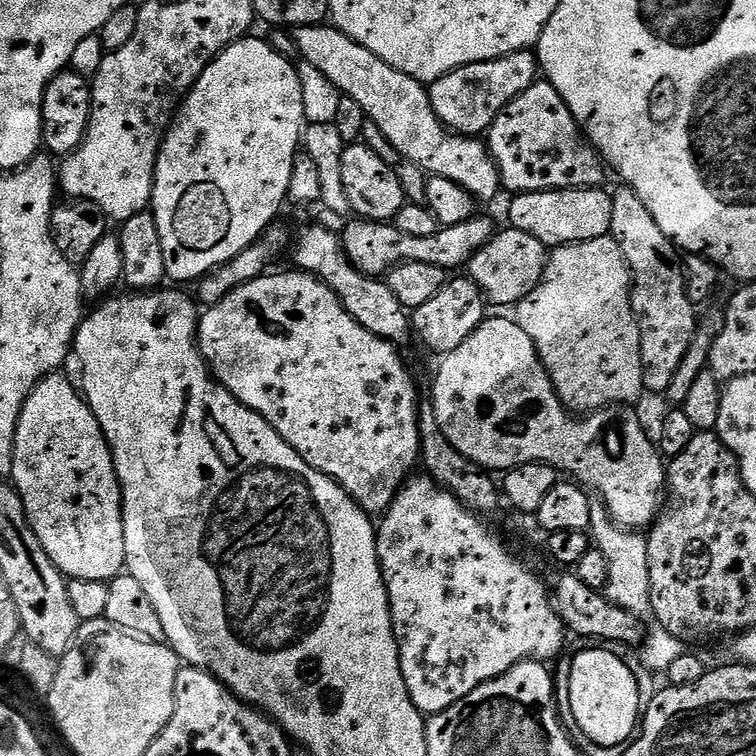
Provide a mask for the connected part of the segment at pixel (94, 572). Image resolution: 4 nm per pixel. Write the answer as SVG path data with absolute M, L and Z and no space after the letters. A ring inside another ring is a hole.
M53 374L32 387L16 420L10 483L20 495L28 525L34 530L57 573L68 580L107 582L121 575L126 568L120 479L98 418L94 418L77 385L73 381L72 384L64 374Z

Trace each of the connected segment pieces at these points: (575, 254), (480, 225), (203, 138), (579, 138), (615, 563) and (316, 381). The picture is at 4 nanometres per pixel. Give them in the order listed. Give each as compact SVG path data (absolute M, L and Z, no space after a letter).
M607 235L551 249L538 286L515 305L515 322L530 334L530 342L534 342L554 390L569 413L587 414L601 408L632 406L640 395L645 395L640 331L632 312L631 290L632 281L622 250Z
M477 214L466 222L449 228L439 228L430 238L413 238L410 234L402 234L395 226L388 222L373 222L357 219L356 224L349 226L342 232L344 253L348 261L359 272L377 278L383 277L389 268L396 264L403 264L405 260L430 262L430 266L438 266L445 270L453 270L467 265L468 260L479 248L486 246L490 238L496 235L498 225L488 216Z
M253 38L235 40L229 48L222 49L222 51L208 63L206 70L202 70L202 74L197 78L196 85L194 85L192 89L188 91L187 96L184 97L178 111L175 113L172 123L169 124L168 130L164 134L164 141L160 143L160 153L156 159L156 181L152 187L152 203L150 205L150 211L153 218L155 218L155 220L158 222L158 238L162 238L162 258L166 262L166 270L164 271L164 274L169 281L193 280L193 282L196 282L207 276L209 272L212 272L216 268L227 264L228 261L235 258L239 252L246 250L250 245L255 244L256 241L268 231L270 225L273 223L273 221L275 221L272 219L279 214L280 207L283 205L285 206L288 199L288 187L290 186L291 170L294 167L294 158L302 144L302 125L305 123L302 106L302 84L299 82L299 70L293 61L282 58L282 54L275 52L275 50L268 45L267 39L252 39Z
M537 82L522 90L494 118L486 133L486 147L500 171L503 191L508 194L549 192L555 188L598 188L605 183L606 165L599 152L576 125L574 114L562 102L562 94L547 82Z
M593 503L590 510L590 540L602 554L608 565L608 574L602 589L603 595L610 603L634 614L642 622L653 619L652 603L650 602L650 562L646 559L648 541L643 535L624 528L612 519L612 515L603 503Z
M291 270L292 272L276 272L265 274L238 286L232 292L226 294L216 304L207 309L208 312L199 317L196 329L196 343L200 345L200 353L204 355L204 363L208 366L208 371L212 373L214 379L234 398L239 404L244 404L250 410L254 410L274 430L285 442L295 450L298 455L305 460L314 470L326 474L364 512L369 514L383 514L387 512L389 506L394 502L396 491L399 490L404 481L413 475L420 459L420 435L418 434L418 418L420 417L421 397L416 397L416 384L412 381L412 376L408 373L408 368L404 365L404 360L400 357L401 349L397 345L391 344L388 340L378 338L366 330L344 309L339 298L332 290L323 284L317 276L310 272Z

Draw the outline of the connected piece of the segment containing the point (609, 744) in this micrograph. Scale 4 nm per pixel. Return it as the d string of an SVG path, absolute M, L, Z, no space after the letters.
M599 646L580 652L572 657L568 670L570 707L574 712L574 722L582 730L586 741L594 742L600 748L616 748L627 745L633 739L641 720L636 716L636 684L632 684L632 676L622 663L622 658L615 651Z

